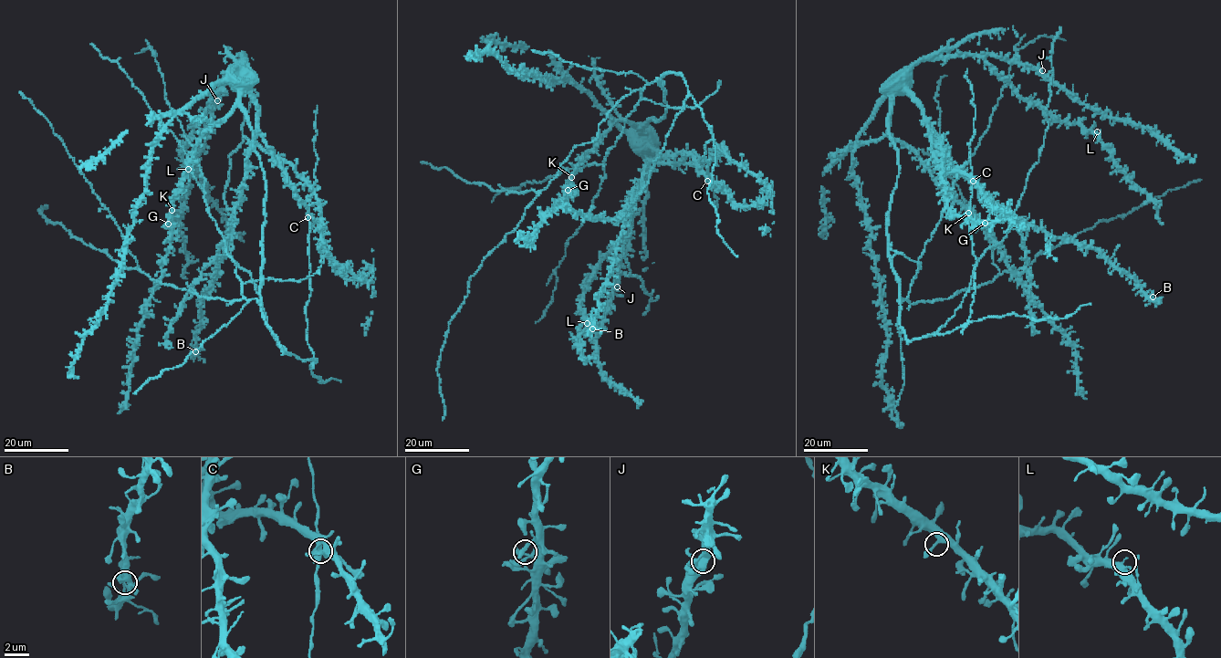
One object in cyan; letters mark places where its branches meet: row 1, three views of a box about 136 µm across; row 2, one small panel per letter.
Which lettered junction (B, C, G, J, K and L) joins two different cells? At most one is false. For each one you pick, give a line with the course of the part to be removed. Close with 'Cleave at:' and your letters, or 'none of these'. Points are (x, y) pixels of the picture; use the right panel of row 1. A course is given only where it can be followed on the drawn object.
Cleave at: none of these

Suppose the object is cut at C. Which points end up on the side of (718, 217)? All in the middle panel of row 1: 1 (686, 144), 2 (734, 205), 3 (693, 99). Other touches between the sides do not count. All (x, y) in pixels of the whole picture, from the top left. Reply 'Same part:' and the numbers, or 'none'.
Same part: 3

